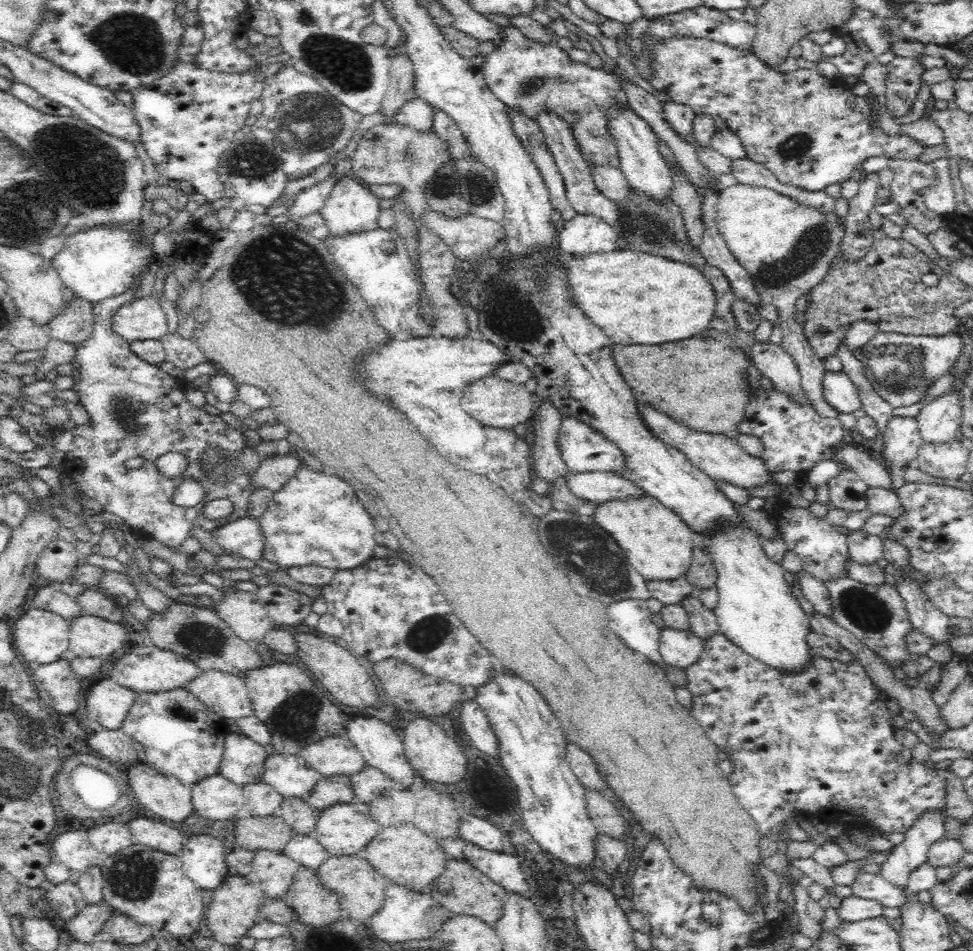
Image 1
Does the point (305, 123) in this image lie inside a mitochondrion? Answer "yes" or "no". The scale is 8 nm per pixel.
yes

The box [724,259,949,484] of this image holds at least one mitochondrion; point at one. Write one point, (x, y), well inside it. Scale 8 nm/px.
(897, 368)

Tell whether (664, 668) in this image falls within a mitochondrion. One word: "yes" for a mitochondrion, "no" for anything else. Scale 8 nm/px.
no

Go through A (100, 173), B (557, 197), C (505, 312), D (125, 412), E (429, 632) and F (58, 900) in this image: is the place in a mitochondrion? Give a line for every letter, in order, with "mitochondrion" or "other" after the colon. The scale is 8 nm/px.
A: mitochondrion
B: other
C: mitochondrion
D: mitochondrion
E: mitochondrion
F: other

